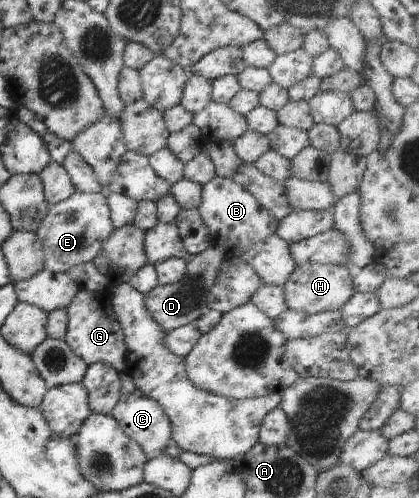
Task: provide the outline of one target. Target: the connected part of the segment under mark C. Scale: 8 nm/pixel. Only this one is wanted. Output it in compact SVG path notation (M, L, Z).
M122 372L119 377L121 378L121 397L111 415L118 421L130 441L140 445L140 449L146 454L148 460L166 455L166 448L173 443L173 440L169 419L164 415L160 404L144 396L138 388L134 387L134 382L128 373Z

